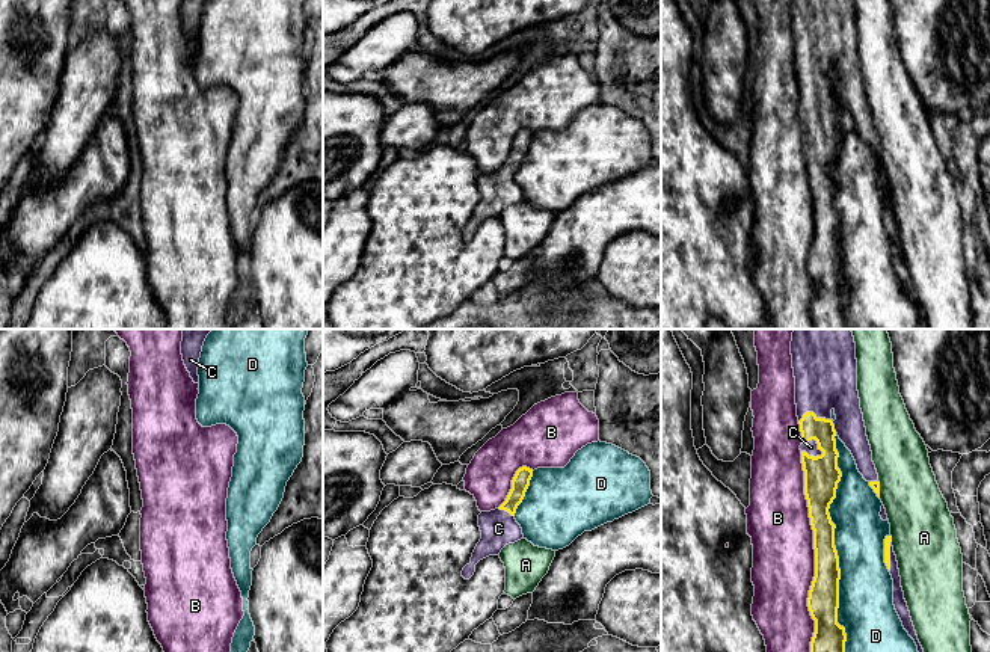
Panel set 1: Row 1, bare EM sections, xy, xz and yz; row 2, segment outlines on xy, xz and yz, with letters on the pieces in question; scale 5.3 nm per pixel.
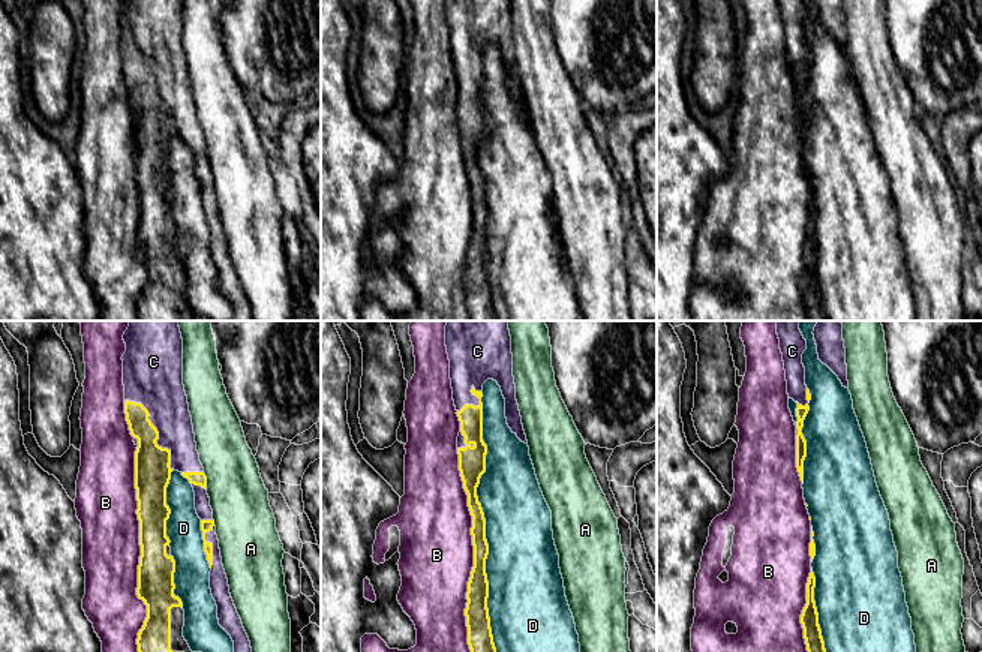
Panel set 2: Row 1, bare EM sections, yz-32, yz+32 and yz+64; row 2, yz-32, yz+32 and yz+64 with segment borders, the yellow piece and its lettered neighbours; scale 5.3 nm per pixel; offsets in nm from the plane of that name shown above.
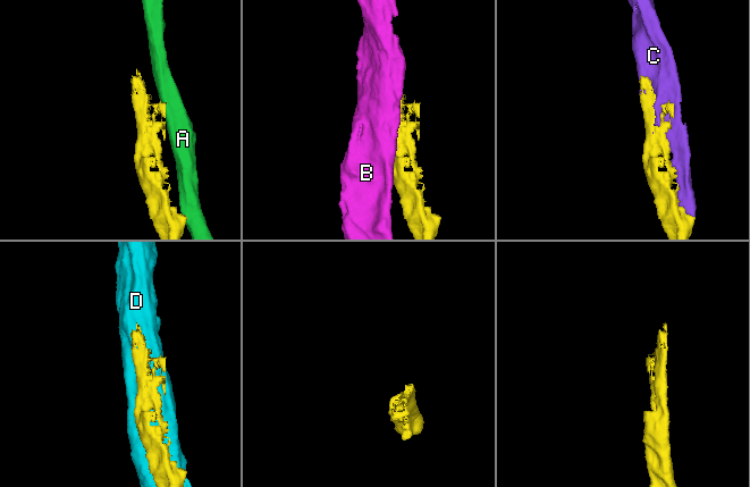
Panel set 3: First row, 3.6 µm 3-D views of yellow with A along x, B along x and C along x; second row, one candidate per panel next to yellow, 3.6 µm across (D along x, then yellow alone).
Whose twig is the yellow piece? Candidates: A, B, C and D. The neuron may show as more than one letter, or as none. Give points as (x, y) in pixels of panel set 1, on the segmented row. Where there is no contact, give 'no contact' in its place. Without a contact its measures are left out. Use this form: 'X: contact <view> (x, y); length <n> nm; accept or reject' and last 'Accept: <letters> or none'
A: contact yz (891, 538); length 40 nm; reject
B: contact yz (815, 551); length 1050 nm; reject
C: contact yz (815, 439); length 130 nm; accept
D: contact yz (833, 542); length 1150 nm; reject
Accept: C

